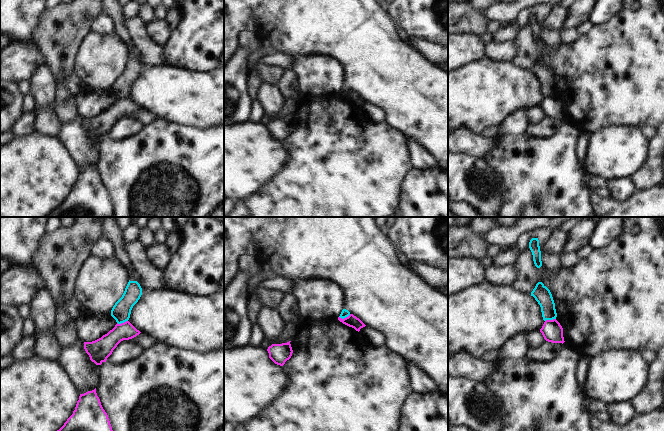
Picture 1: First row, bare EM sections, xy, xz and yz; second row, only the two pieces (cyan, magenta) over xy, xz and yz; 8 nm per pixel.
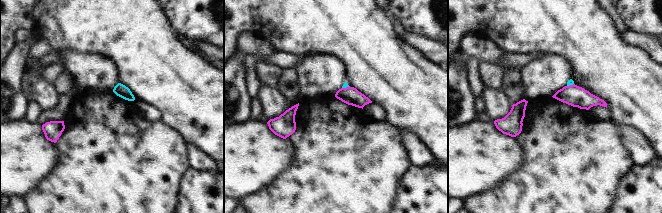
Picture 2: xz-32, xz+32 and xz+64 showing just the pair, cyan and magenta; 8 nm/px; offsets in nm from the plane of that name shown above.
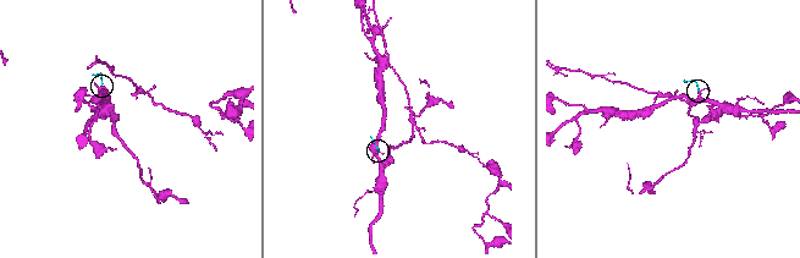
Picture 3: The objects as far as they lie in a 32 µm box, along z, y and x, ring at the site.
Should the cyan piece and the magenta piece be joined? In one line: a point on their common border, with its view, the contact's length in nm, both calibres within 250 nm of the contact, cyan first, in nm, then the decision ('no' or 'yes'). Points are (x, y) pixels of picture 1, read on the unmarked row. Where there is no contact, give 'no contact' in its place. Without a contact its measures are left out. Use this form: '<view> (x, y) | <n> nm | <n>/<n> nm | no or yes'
xz (344, 93) | 100 nm | 70/100 nm | no

